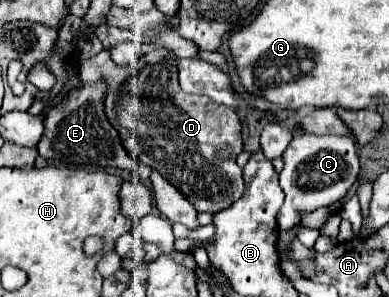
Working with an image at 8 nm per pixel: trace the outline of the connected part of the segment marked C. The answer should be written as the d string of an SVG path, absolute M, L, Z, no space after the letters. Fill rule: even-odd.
M294 136L282 158L284 168L280 172L280 186L286 194L284 206L278 214L278 226L282 230L290 230L298 224L298 212L312 212L338 202L358 180L360 164L356 142L348 136Z

